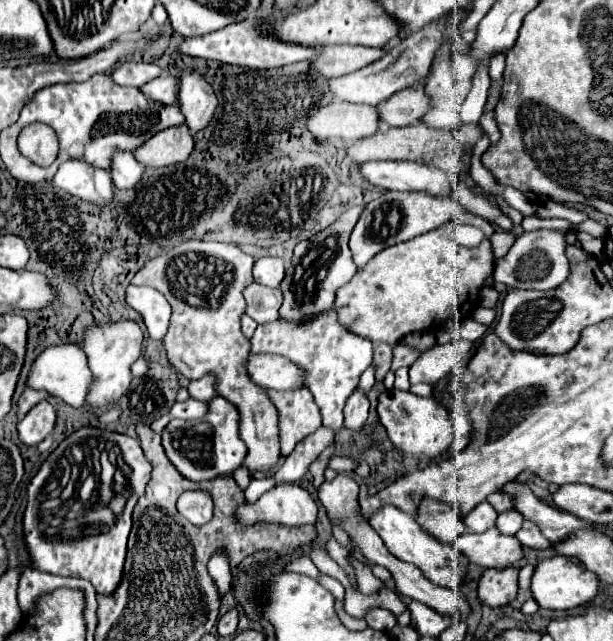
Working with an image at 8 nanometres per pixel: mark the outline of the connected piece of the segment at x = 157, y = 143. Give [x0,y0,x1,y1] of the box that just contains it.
[133,125,195,167]

